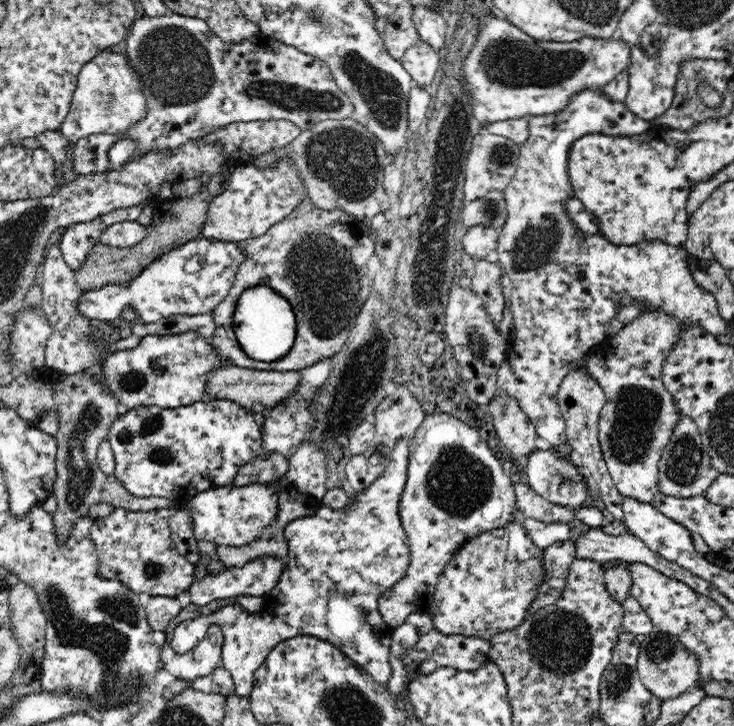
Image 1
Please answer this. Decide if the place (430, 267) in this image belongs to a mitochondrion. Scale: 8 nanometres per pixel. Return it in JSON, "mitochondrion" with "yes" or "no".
{"mitochondrion":"yes"}

